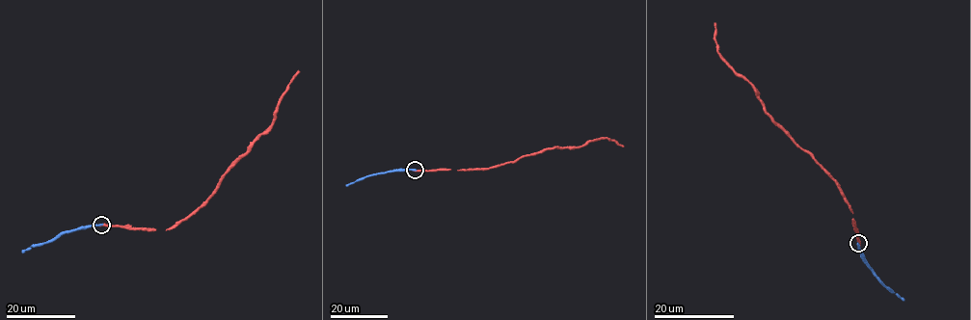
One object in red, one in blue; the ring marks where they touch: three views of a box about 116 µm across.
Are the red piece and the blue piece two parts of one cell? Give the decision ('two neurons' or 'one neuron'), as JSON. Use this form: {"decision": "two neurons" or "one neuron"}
{"decision": "one neuron"}

